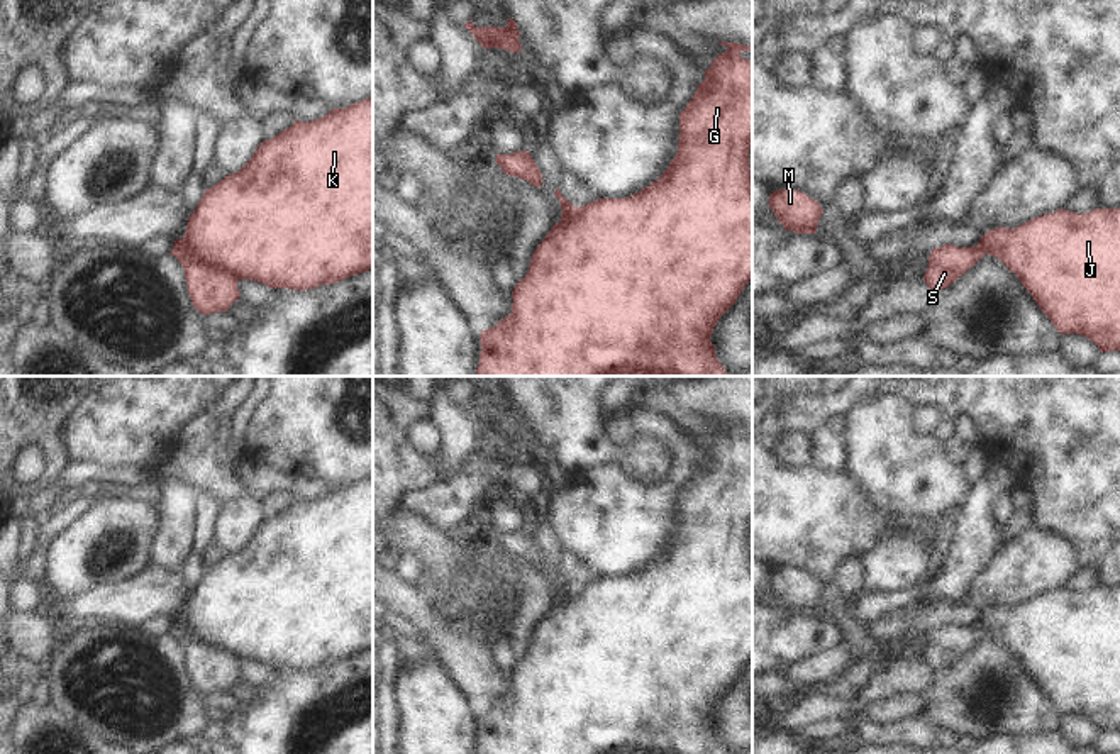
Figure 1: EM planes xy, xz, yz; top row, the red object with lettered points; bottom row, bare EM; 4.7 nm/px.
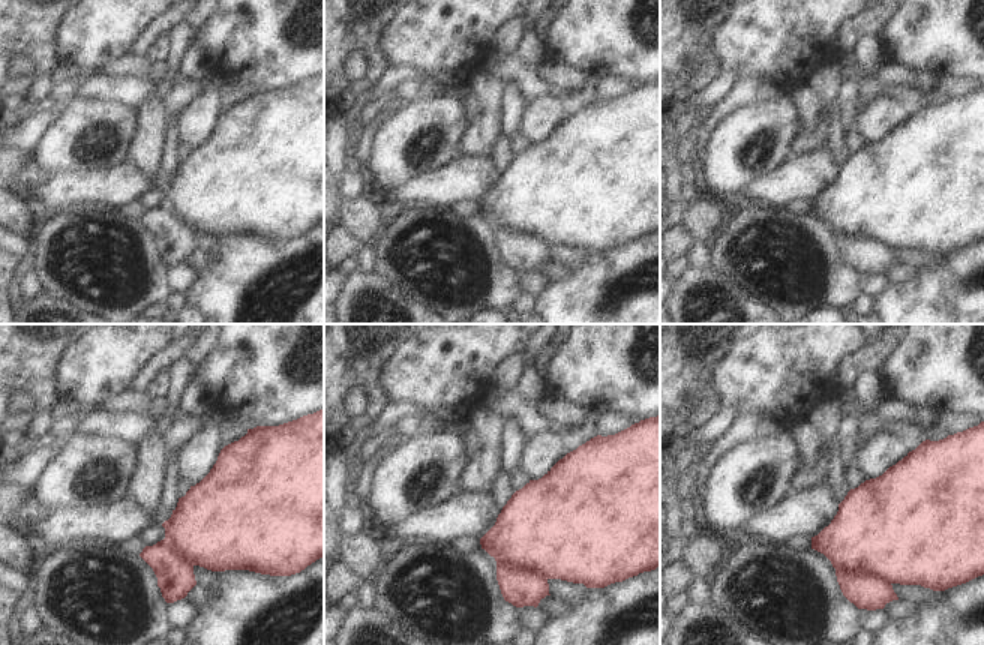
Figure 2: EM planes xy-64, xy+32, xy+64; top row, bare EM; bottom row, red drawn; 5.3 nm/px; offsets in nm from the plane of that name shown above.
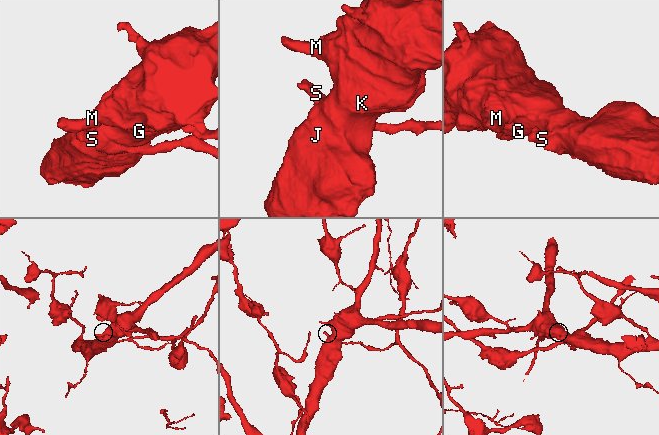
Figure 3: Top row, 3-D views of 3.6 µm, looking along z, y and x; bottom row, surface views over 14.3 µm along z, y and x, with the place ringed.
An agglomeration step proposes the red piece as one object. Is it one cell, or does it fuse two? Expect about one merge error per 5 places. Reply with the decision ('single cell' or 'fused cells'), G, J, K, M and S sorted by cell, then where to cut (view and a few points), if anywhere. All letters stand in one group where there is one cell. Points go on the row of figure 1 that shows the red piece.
fused cells; groups G J K M / S; cut xy (175, 244), (185, 246), (199, 260), (229, 271), (238, 280)

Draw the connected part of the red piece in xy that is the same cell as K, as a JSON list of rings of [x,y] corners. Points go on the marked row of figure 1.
[[[373,97],[356,102],[346,108],[332,108],[327,115],[302,122],[295,120],[273,139],[263,141],[252,158],[232,175],[227,175],[212,188],[207,188],[195,212],[188,217],[186,232],[181,239],[173,241],[175,246],[186,246],[190,254],[202,263],[215,266],[237,280],[259,281],[269,288],[312,290],[320,285],[332,285],[352,274],[364,273],[373,268]]]

